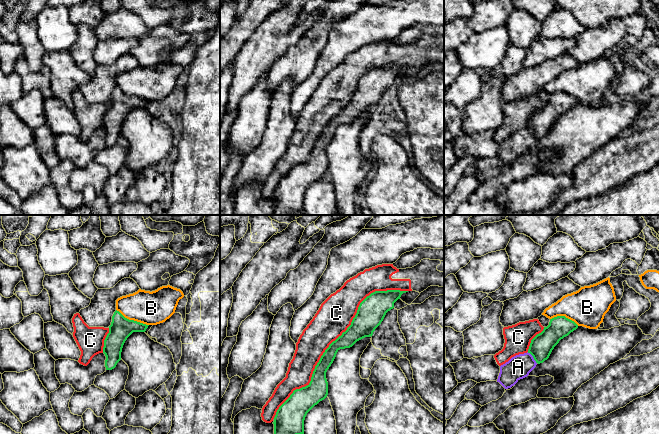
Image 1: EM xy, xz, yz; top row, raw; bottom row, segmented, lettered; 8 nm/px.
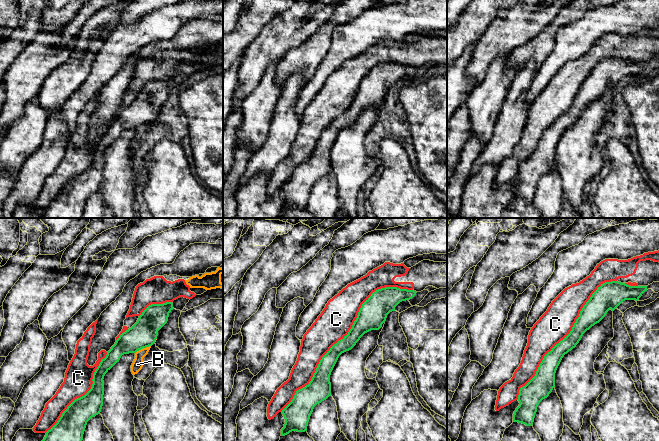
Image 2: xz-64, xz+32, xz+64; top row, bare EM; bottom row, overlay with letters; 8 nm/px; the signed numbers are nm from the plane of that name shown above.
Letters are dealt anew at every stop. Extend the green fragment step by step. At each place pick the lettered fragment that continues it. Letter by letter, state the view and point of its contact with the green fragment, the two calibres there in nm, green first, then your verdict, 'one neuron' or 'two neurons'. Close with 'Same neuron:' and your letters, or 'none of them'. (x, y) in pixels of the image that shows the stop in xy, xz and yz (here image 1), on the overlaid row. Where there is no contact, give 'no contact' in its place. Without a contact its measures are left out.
A: meets green in yz at (533, 357); 190 nm thick on the green side, 190 nm on the other; two neurons
B: meets green in xy at (132, 320); 180 nm thick on the green side, 280 nm on the other; two neurons
C: meets green in xz at (335, 340); 190 nm thick on the green side, 280 nm on the other; two neurons
Same neuron: none of them

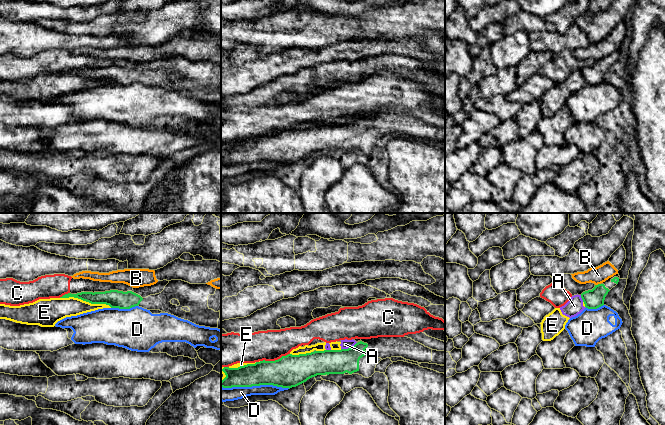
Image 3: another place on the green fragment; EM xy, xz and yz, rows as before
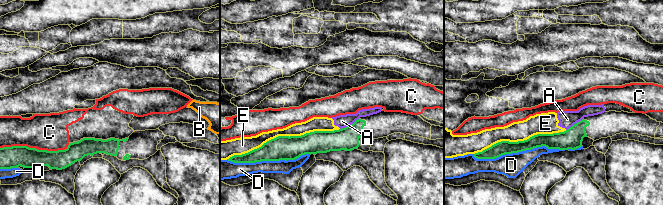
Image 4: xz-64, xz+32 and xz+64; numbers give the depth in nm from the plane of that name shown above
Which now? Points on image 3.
A: meets green in xz at (348, 348); 190 nm thick on the green side, 80 nm on the other; two neurons
B: meets green in yz at (598, 284); 160 nm thick on the green side, 140 nm on the other; two neurons
C: meets green in xz at (275, 360); 260 nm thick on the green side, 240 nm on the other; two neurons
D: meets green in xz at (255, 385); 220 nm thick on the green side, 110 nm on the other; two neurons
E: meets green in xy at (86, 301); 140 nm thick on the green side, 190 nm on the other; two neurons
Same neuron: none of them

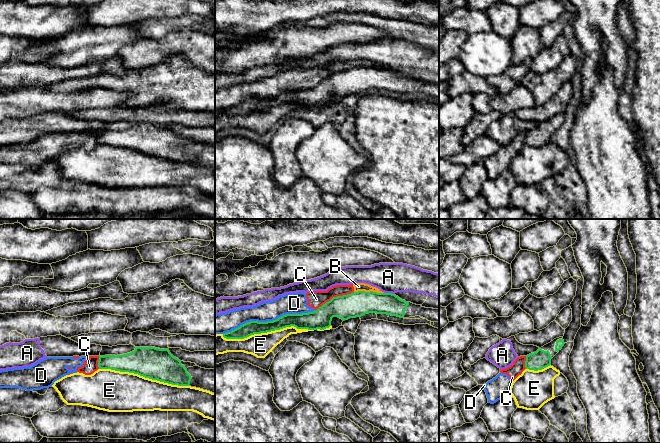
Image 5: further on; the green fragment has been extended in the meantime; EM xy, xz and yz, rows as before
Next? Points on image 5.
A: meets green in xz at (389, 293); 190 nm thick on the green side, 240 nm on the other; two neurons
B: meets green in xz at (370, 291); 200 nm thick on the green side, 60 nm on the other; two neurons
C: meets green in xz at (334, 297); 200 nm thick on the green side, 140 nm on the other; two neurons
D: meets green in xz at (269, 321); 120 nm thick on the green side, 180 nm on the other; two neurons
E: meets green in xz at (267, 331); 110 nm thick on the green side, 190 nm on the other; two neurons
Same neuron: none of them

